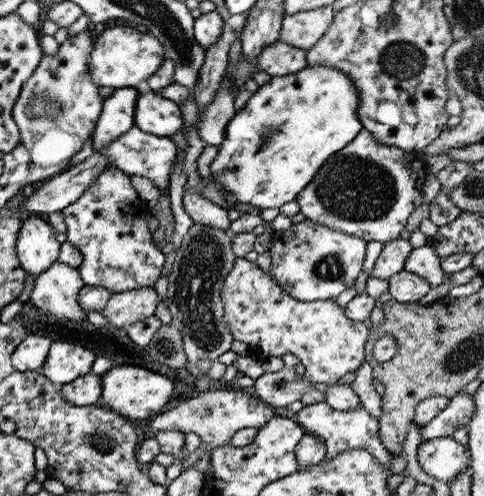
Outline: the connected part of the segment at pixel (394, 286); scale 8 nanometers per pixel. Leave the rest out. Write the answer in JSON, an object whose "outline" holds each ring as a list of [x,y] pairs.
{"outline":[[[405,270],[391,275],[386,281],[391,299],[401,303],[418,301],[431,288],[424,278]]]}

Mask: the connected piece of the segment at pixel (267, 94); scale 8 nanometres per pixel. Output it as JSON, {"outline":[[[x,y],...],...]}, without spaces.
{"outline":[[[306,66],[297,72],[289,73],[285,76],[271,76],[271,78],[272,79],[267,84],[258,87],[245,102],[244,106],[236,110],[233,118],[227,121],[223,142],[218,146],[219,152],[217,152],[217,156],[215,156],[215,158],[211,160],[211,164],[209,164],[209,173],[211,173],[210,176],[213,183],[221,185],[227,193],[231,193],[237,205],[248,204],[258,209],[279,209],[279,206],[290,201],[295,201],[297,194],[313,180],[319,168],[325,164],[325,160],[329,159],[329,156],[333,156],[335,152],[339,152],[343,146],[347,146],[347,144],[351,142],[351,139],[355,138],[355,134],[363,130],[361,122],[357,121],[356,108],[358,107],[358,92],[356,92],[352,80],[340,70],[327,68],[326,66],[316,66],[315,68]]]}

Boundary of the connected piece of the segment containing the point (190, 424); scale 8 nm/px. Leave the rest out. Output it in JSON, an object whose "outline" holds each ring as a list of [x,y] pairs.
{"outline":[[[207,390],[199,393],[199,396],[187,398],[177,402],[175,408],[167,412],[159,412],[149,419],[149,432],[153,436],[156,432],[177,431],[195,433],[203,444],[207,444],[207,451],[194,463],[194,467],[199,472],[205,472],[210,465],[208,456],[211,450],[217,447],[229,445],[231,436],[241,430],[241,428],[262,427],[273,415],[271,406],[261,403],[257,398],[237,392],[237,390]]]}

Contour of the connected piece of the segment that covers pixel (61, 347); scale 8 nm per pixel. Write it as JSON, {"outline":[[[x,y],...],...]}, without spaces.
{"outline":[[[53,341],[41,366],[41,373],[60,387],[70,380],[91,372],[96,356],[89,350],[66,341]]]}

